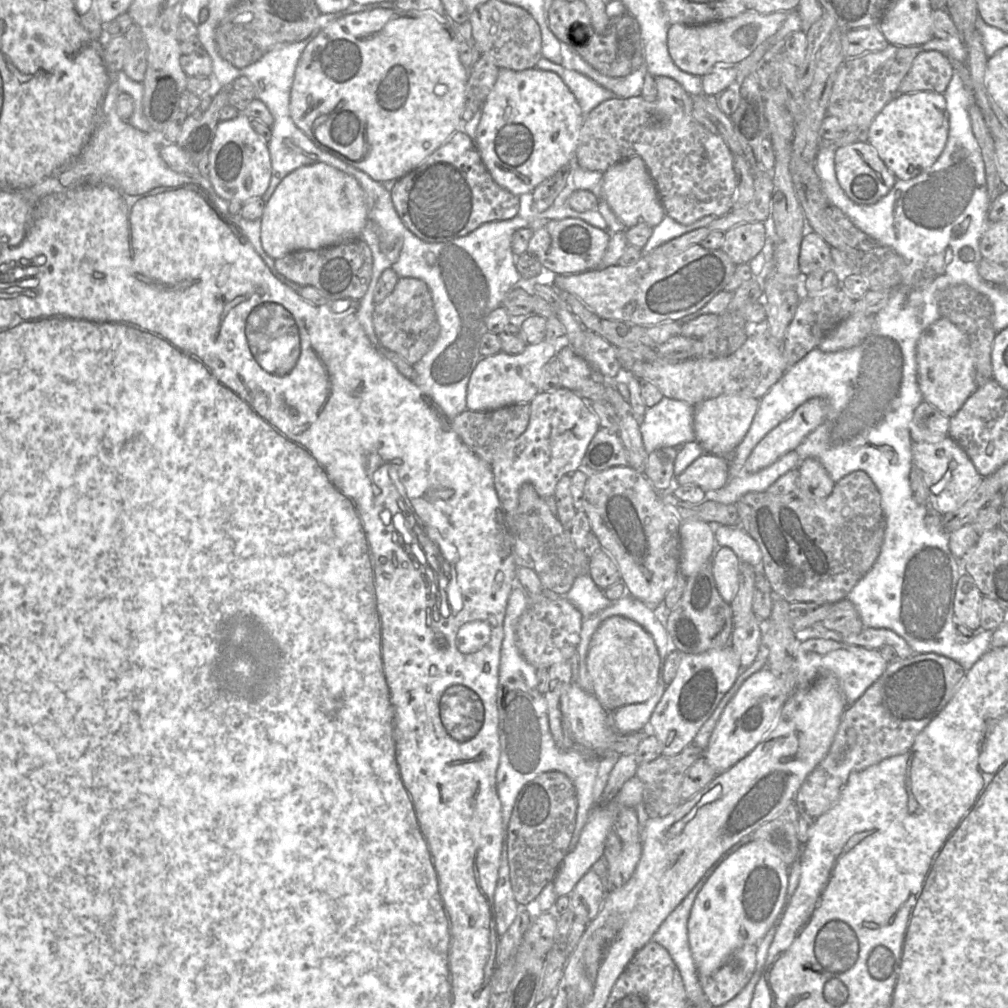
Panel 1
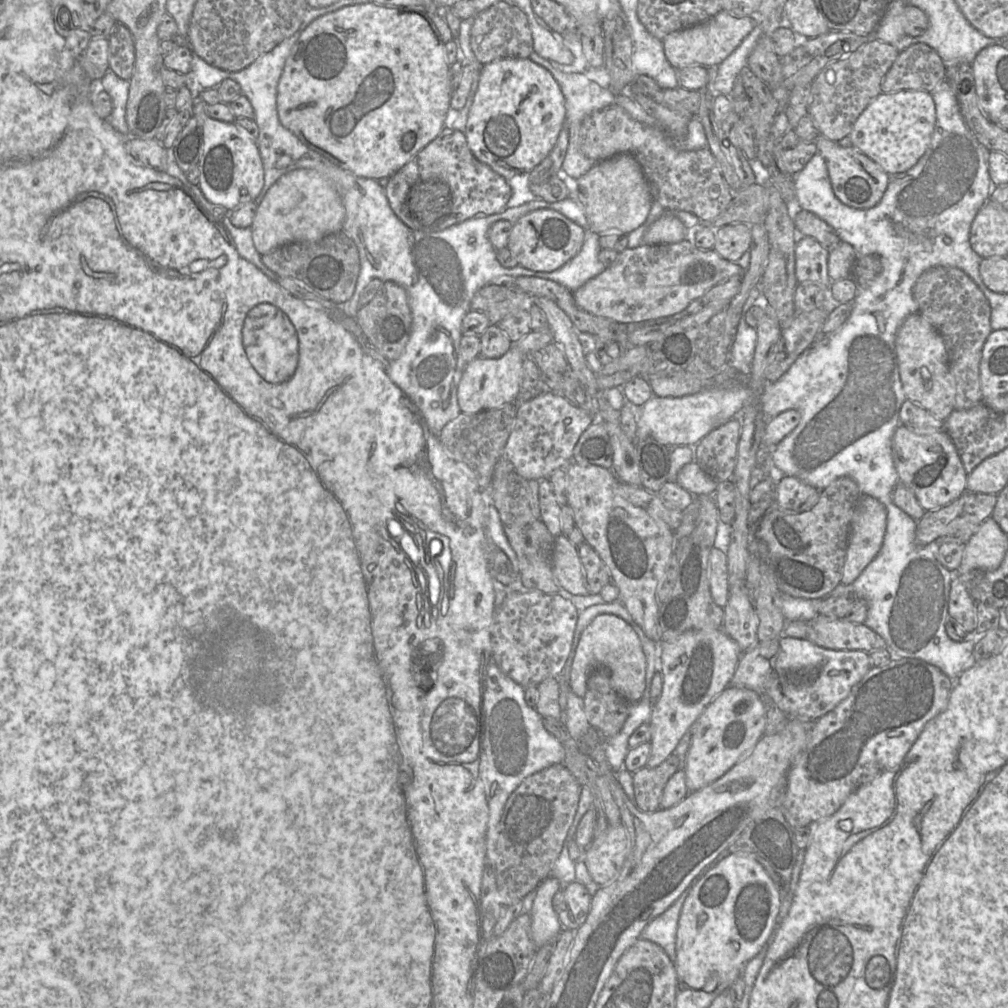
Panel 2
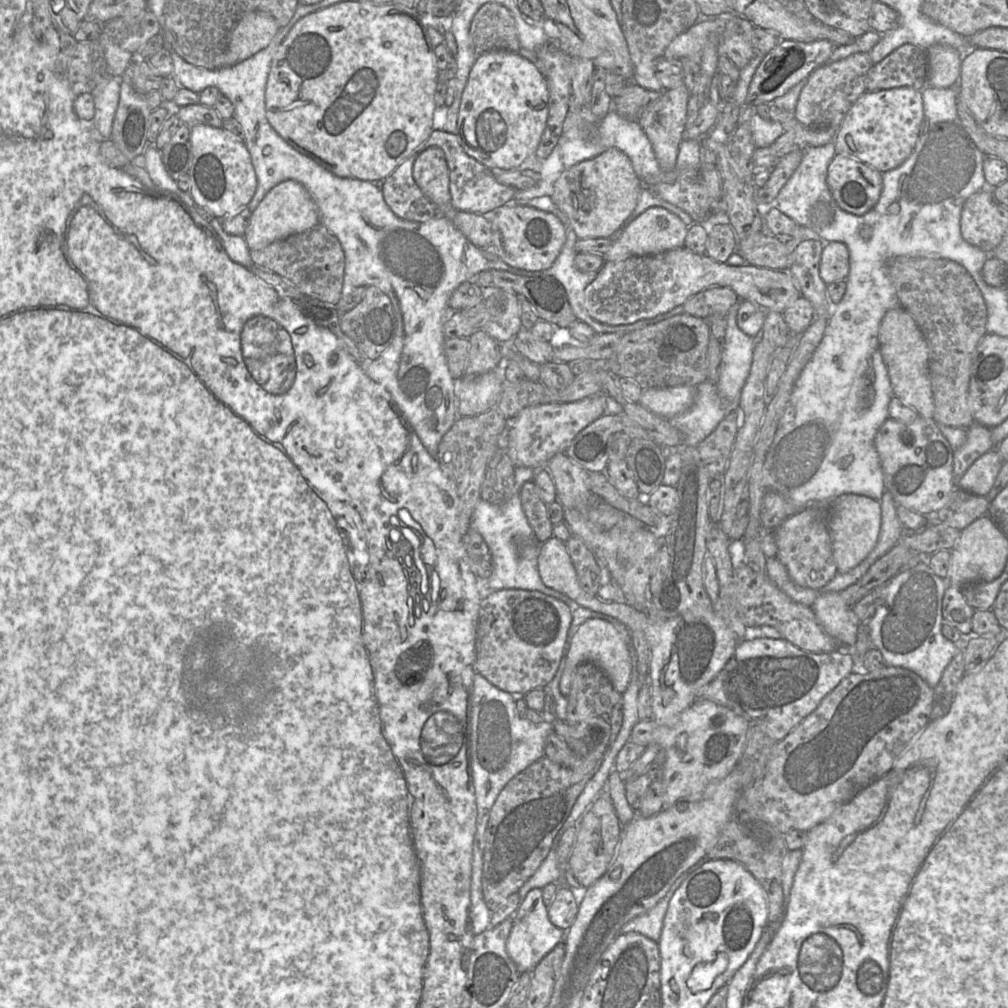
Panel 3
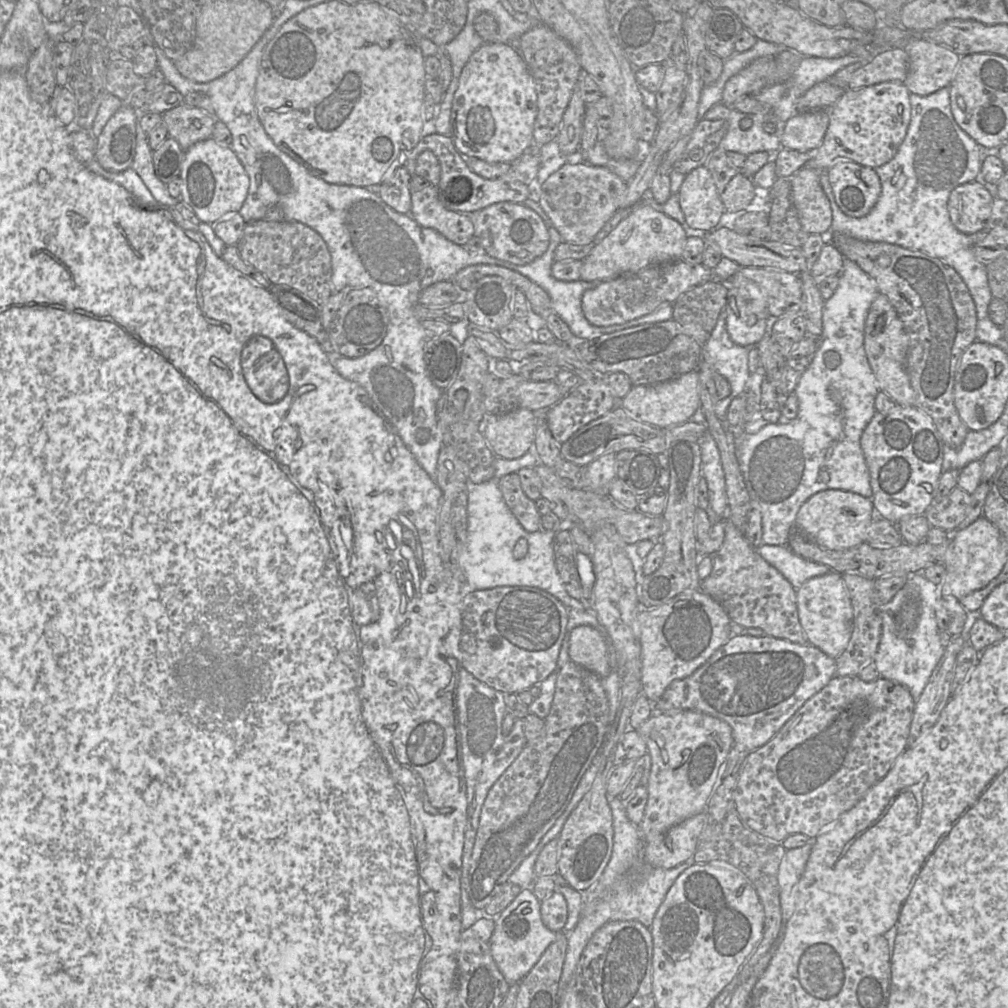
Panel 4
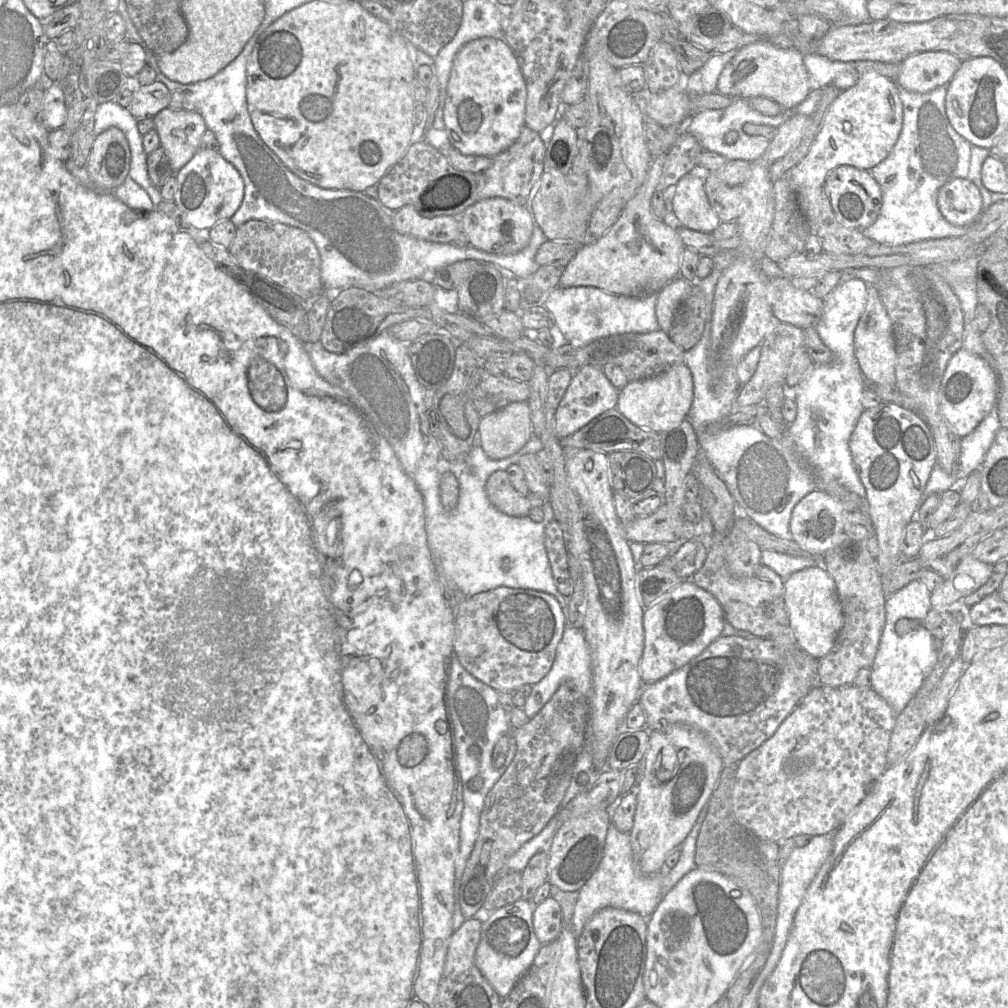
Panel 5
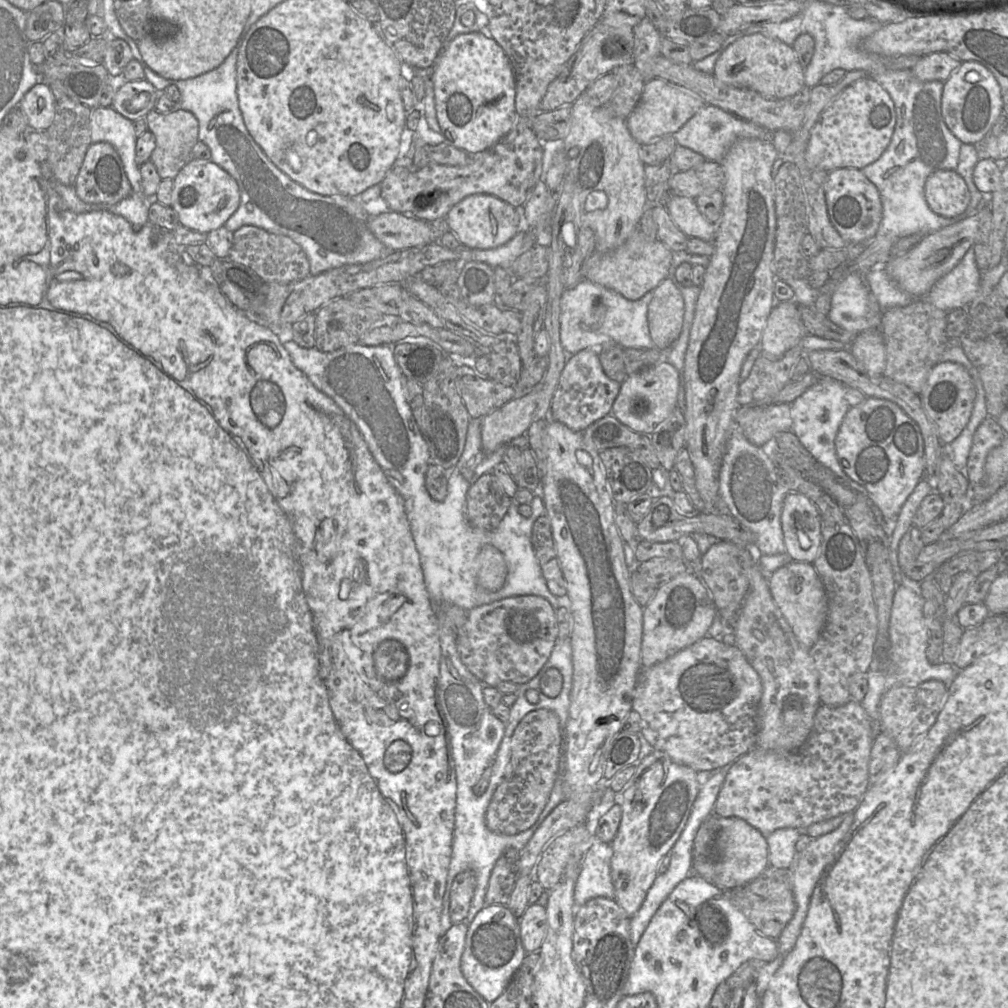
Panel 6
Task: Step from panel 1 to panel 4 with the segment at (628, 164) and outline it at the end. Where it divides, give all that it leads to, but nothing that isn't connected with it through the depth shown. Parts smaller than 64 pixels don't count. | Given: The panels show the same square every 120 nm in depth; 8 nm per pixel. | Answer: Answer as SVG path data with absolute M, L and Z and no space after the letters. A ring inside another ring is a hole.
M570 159L543 183L538 203L559 232L562 242L589 244L619 209L626 188L627 182L609 168Z

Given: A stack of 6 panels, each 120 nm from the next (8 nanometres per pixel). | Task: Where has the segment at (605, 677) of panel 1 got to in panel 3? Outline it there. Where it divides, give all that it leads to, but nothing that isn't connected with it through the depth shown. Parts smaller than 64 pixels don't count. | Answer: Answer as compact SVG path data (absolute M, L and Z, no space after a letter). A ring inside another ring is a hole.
M599 618L588 619L574 634L560 681L560 691L563 696L569 695L573 674L578 665L584 662L596 664L607 675L614 689L620 694L627 689L632 672L629 649L621 634L609 621Z

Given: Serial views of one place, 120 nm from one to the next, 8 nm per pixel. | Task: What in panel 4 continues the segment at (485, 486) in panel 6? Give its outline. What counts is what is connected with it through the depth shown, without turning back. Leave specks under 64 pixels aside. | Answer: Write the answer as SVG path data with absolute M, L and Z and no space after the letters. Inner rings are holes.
M511 473L501 477L499 488L507 506L523 528L528 532L541 530L541 514L535 501L524 493L518 474Z

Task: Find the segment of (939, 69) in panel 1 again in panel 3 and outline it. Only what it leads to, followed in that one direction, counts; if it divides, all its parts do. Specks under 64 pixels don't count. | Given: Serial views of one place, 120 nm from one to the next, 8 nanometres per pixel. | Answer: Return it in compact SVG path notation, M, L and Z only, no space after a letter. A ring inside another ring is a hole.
M904 44L872 66L866 77L866 91L897 87L911 87L921 91L927 85L927 75L927 50Z

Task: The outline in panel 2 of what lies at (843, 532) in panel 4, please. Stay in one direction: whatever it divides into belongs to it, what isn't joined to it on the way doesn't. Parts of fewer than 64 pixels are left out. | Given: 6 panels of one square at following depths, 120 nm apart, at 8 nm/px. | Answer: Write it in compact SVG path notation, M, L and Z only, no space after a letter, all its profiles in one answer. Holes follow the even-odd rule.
M862 495L851 521L841 584L854 582L879 553L885 536L887 512L875 498Z

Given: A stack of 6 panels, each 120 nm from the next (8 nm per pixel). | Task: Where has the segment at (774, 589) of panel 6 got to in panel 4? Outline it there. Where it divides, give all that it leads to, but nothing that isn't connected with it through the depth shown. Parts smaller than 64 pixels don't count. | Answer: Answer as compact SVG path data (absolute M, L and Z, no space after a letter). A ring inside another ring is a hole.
M830 571L813 577L796 589L798 617L808 644L819 648L832 658L846 649L853 630L853 607L842 574Z

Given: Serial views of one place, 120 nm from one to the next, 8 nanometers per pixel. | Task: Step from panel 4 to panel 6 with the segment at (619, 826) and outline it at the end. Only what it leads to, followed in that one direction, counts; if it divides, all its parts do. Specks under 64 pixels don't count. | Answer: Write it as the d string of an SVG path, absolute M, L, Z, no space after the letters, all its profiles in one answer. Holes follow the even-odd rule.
M600 839L595 840L588 849L574 887L576 906L581 906L595 897L614 898L615 889L610 869L612 855L610 843Z

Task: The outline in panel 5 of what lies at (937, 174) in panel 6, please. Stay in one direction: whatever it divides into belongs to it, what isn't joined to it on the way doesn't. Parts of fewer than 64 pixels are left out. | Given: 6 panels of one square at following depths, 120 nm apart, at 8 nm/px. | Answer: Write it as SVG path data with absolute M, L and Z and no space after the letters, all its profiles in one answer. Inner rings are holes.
M954 178L937 193L937 205L950 224L970 227L983 213L983 199L978 187L968 178Z

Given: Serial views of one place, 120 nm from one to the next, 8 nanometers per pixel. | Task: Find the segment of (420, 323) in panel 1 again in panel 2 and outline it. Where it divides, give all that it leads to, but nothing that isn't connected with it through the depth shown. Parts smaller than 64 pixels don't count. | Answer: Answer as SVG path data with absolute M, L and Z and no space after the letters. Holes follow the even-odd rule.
M393 281L384 282L376 296L358 310L355 319L368 339L385 358L392 361L402 355L409 341L412 325L412 312L404 287Z

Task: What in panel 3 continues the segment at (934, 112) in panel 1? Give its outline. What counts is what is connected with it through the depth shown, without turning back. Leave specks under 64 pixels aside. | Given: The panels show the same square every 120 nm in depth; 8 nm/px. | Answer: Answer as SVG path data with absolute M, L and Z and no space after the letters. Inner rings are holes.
M911 87L866 91L847 112L836 132L836 154L852 157L881 173L902 165L913 152L924 119L922 93Z

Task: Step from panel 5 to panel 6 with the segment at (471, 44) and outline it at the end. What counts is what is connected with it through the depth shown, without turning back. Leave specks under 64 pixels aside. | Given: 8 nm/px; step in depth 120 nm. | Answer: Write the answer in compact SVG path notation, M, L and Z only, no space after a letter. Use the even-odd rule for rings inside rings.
M486 31L457 35L438 55L431 69L441 133L468 153L483 151L517 122L516 80L504 49Z

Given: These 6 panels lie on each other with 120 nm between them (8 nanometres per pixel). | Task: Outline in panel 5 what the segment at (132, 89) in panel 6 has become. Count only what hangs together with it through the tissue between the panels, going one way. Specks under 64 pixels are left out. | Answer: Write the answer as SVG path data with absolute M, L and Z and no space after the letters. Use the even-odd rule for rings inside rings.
M159 81L140 86L133 91L133 97L127 110L136 119L153 118L158 112L169 106L171 92Z

